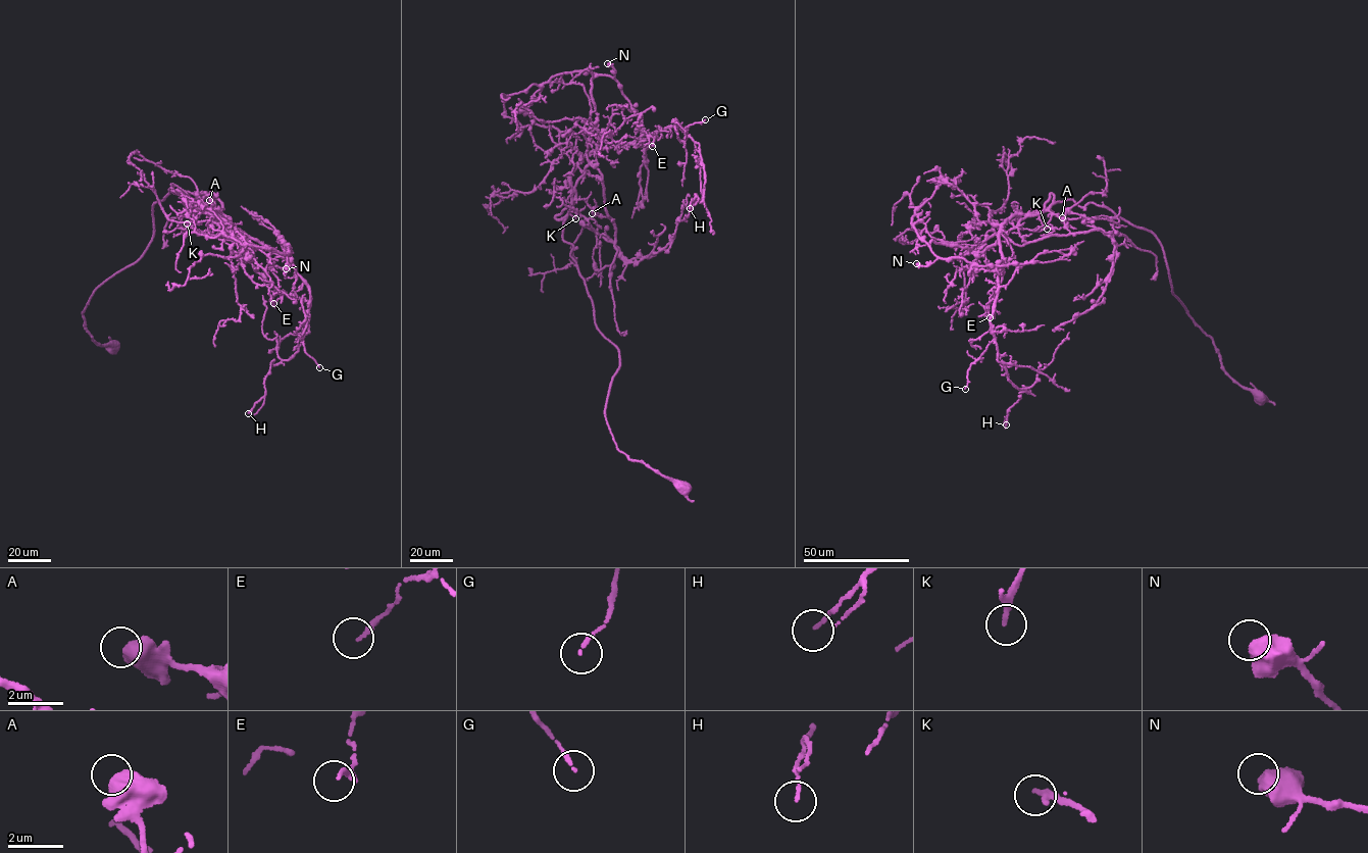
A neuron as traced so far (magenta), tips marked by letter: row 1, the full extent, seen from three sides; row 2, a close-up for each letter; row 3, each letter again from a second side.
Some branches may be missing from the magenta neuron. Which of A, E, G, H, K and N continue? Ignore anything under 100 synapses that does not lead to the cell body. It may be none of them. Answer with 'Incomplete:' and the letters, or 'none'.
Incomplete: none

